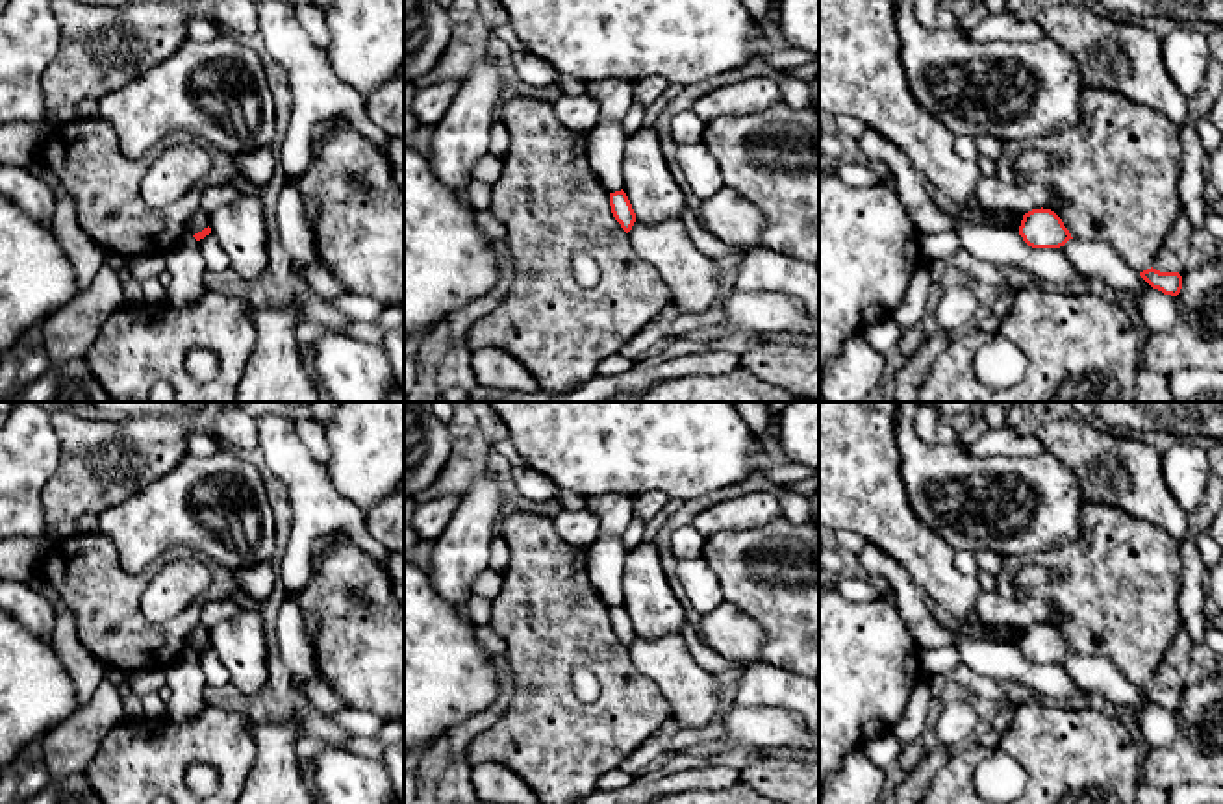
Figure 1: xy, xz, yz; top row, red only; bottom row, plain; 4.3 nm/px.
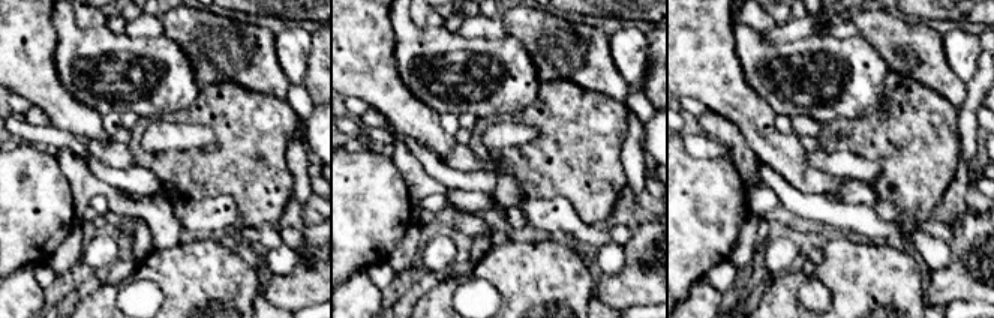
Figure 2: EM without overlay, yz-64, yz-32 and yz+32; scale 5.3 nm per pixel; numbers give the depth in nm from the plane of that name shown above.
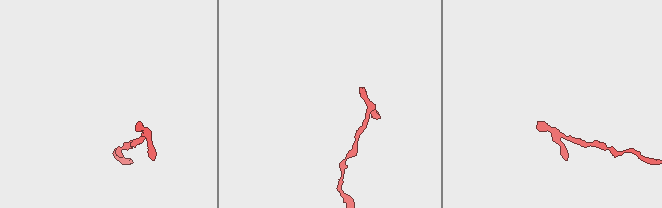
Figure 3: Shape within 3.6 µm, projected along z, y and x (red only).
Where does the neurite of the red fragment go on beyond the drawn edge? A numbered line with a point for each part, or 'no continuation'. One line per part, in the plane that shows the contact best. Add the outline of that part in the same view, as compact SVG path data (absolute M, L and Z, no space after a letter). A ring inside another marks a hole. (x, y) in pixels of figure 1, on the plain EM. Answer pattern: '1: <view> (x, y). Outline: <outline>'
no continuation

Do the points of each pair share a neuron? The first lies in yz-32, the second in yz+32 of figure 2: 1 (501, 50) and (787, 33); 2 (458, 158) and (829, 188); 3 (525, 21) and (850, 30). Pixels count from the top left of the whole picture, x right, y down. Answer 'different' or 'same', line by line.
1: different
2: different
3: different

